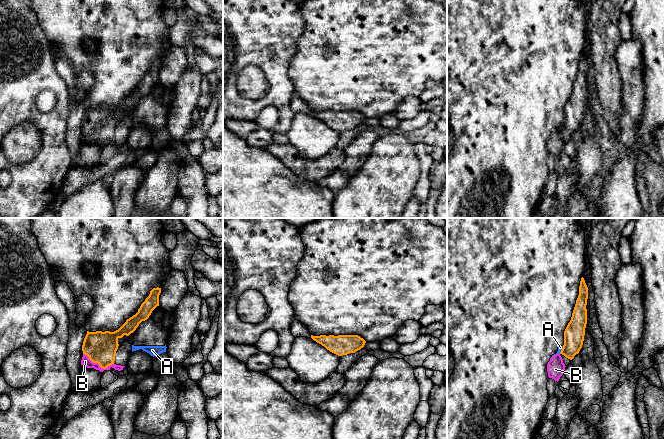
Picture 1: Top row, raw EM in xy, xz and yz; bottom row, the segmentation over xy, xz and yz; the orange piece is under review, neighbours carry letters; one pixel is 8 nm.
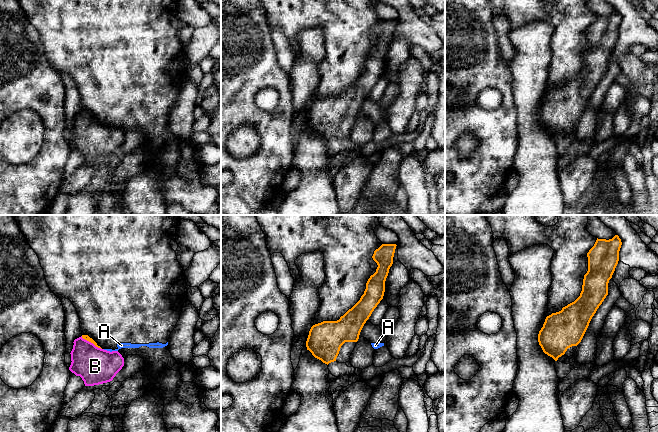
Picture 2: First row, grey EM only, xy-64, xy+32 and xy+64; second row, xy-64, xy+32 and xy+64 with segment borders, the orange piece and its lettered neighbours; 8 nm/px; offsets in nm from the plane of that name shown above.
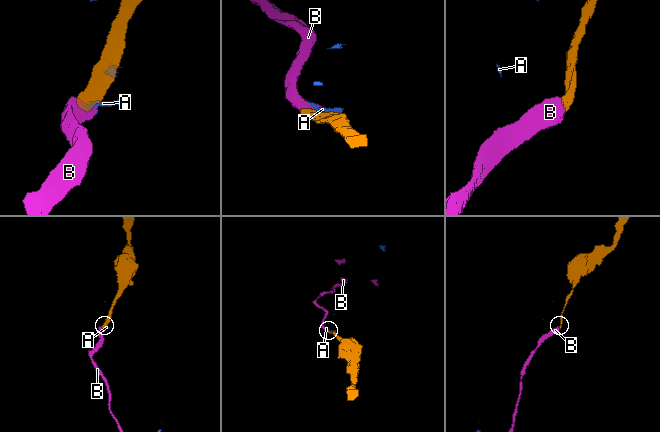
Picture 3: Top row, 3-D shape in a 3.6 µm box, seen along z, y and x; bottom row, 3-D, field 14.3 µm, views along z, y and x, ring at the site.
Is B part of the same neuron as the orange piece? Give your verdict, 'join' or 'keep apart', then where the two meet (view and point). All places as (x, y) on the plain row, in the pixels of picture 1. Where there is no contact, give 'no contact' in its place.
join; meets orange in xy at (98, 139)

